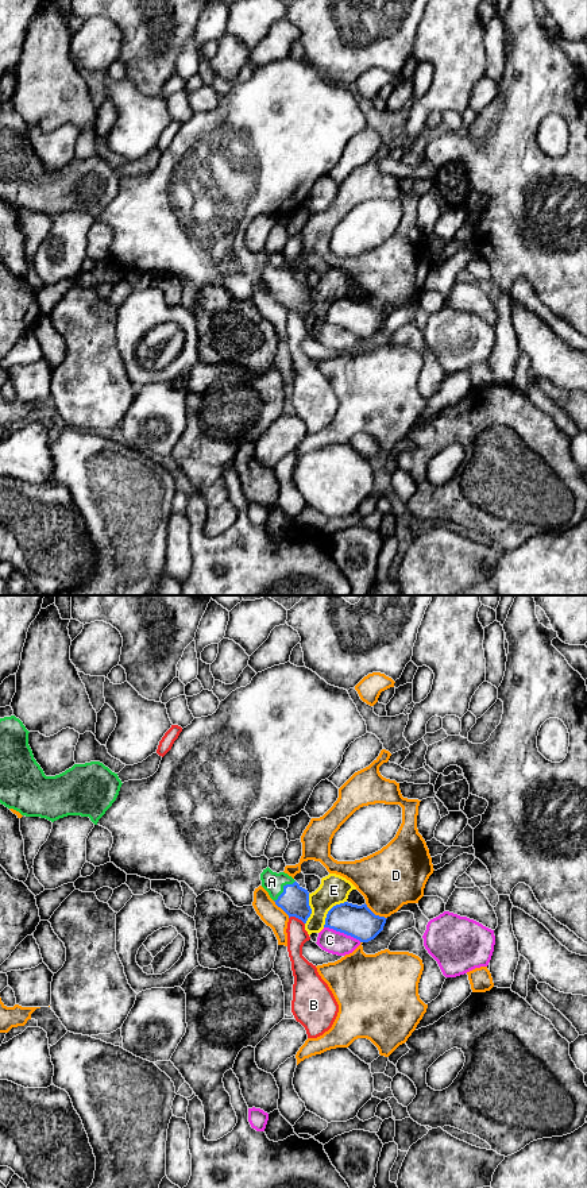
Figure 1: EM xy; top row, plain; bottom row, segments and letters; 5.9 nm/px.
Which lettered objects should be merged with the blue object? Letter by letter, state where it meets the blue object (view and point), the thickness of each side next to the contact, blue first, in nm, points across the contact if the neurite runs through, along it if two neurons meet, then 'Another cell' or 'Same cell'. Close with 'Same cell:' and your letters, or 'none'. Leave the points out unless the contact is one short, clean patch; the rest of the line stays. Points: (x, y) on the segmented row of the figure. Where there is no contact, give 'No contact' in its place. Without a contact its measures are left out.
A: Touches blue at xy (284, 888). Thickness 180 nm (blue) against 120 nm. Path across: xy (294, 901), (284, 888), (271, 882). Same cell
B: Touches blue at xy (297, 917). Thickness 180 nm (blue) against 120 nm. Another cell
C: Touches blue at xy (343, 932). Thickness 190 nm (blue) against 140 nm. Another cell
D: Touches blue at xy (374, 914). Thickness 190 nm (blue) against 360 nm. Another cell
E: Touches blue at xy (329, 910). Thickness 190 nm (blue) against 180 nm. Another cell
Same cell: A

